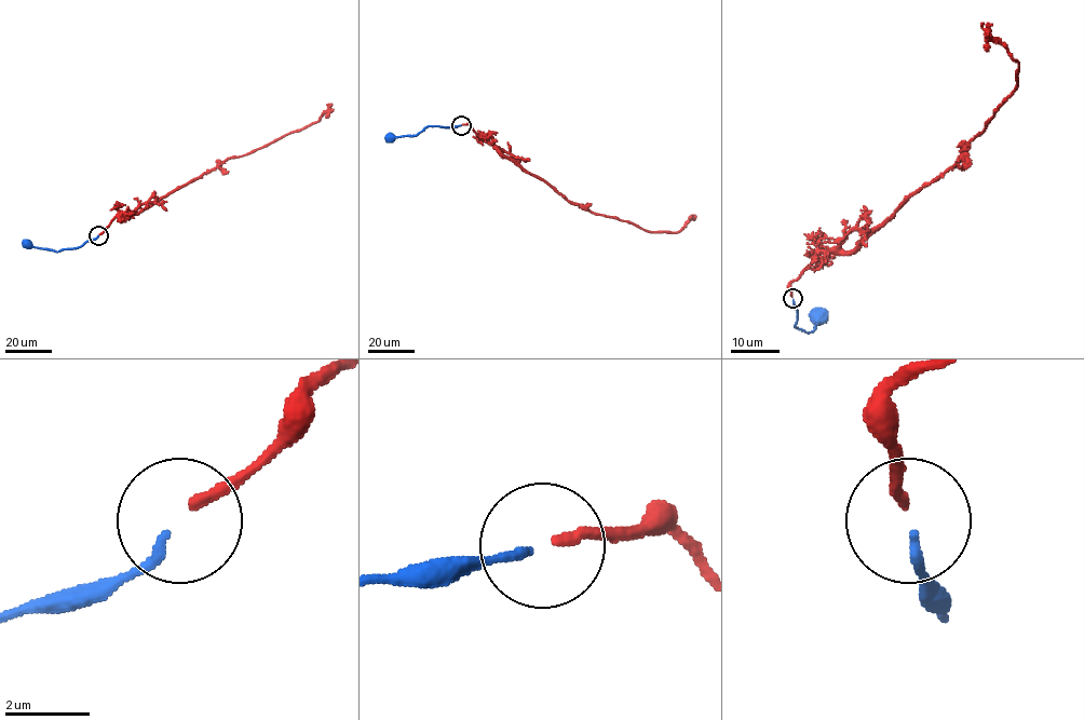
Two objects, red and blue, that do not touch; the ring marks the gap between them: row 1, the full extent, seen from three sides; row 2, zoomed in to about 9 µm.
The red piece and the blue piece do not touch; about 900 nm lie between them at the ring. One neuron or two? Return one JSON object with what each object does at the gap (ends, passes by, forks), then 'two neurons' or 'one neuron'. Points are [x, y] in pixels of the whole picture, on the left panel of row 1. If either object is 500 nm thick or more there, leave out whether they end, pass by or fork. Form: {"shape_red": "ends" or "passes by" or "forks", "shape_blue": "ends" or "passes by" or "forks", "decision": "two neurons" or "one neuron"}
{"shape_red": "ends", "shape_blue": "ends", "decision": "two neurons"}

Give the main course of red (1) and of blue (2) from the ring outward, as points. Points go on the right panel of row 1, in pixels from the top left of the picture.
1: (791, 297), (790, 283), (817, 255), (849, 254), (911, 194), (951, 167), (1014, 92), (1018, 63), (983, 24)
2: (793, 299), (797, 310), (796, 327), (811, 333), (818, 316)

